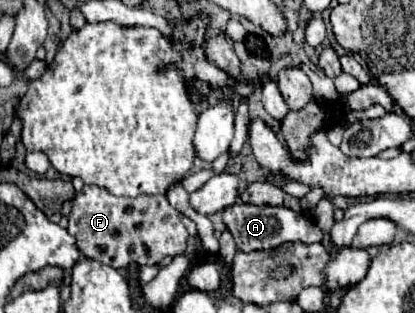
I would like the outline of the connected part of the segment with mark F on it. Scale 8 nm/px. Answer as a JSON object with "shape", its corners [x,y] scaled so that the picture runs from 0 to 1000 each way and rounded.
{"shape":[[[205,591],[176,636],[176,668],[166,687],[161,738],[186,764],[181,783],[190,789],[200,821],[239,827],[277,859],[306,853],[311,840],[330,847],[373,847],[393,821],[436,815],[446,808],[455,744],[431,693],[431,674],[417,668],[398,623],[335,623],[335,629],[277,629],[258,604],[234,591]]]}

